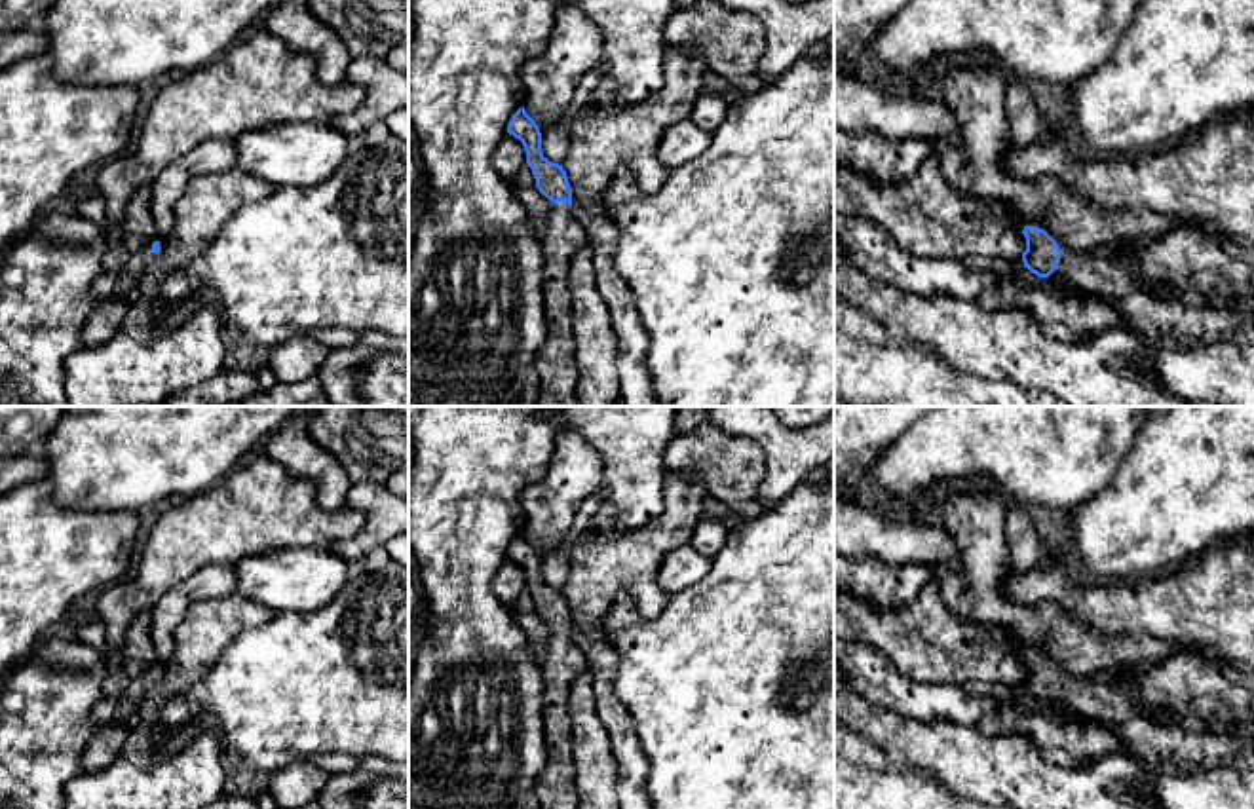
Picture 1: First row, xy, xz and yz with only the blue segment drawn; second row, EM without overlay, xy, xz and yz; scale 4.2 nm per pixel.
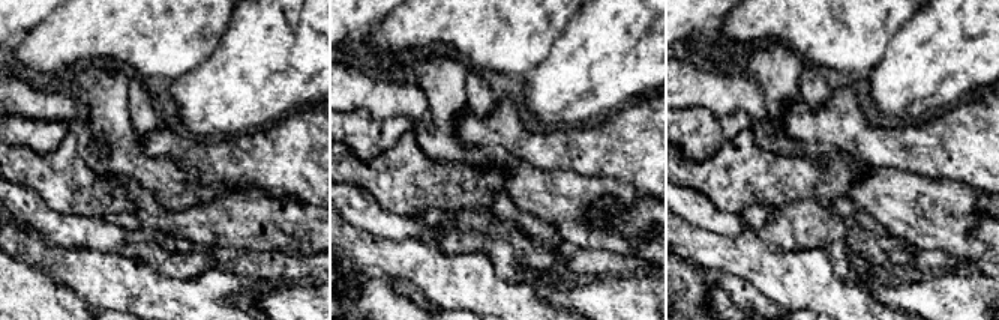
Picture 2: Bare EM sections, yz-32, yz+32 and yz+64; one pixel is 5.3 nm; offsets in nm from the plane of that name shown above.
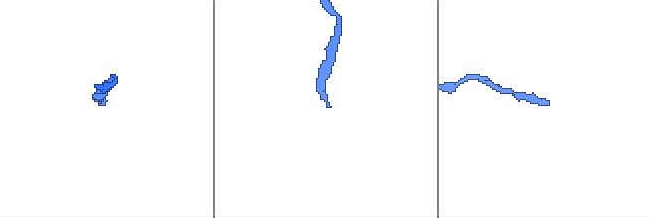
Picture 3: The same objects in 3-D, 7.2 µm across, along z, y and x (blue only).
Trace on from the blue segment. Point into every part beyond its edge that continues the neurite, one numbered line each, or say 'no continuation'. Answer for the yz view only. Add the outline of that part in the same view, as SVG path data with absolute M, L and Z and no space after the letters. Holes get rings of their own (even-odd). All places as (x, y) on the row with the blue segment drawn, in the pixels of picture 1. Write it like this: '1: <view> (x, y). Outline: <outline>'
1: yz (1220, 270). Outline: M1176 228L1142 249L1123 249L1106 258L1062 251L1054 272L1077 291L1108 302L1140 292L1146 281L1197 292L1206 308L1226 310L1254 294L1254 247Z

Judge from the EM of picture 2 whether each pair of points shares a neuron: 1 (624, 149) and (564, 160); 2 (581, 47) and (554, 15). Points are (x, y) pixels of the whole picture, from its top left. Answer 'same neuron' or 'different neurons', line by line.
1: same neuron
2: different neurons

